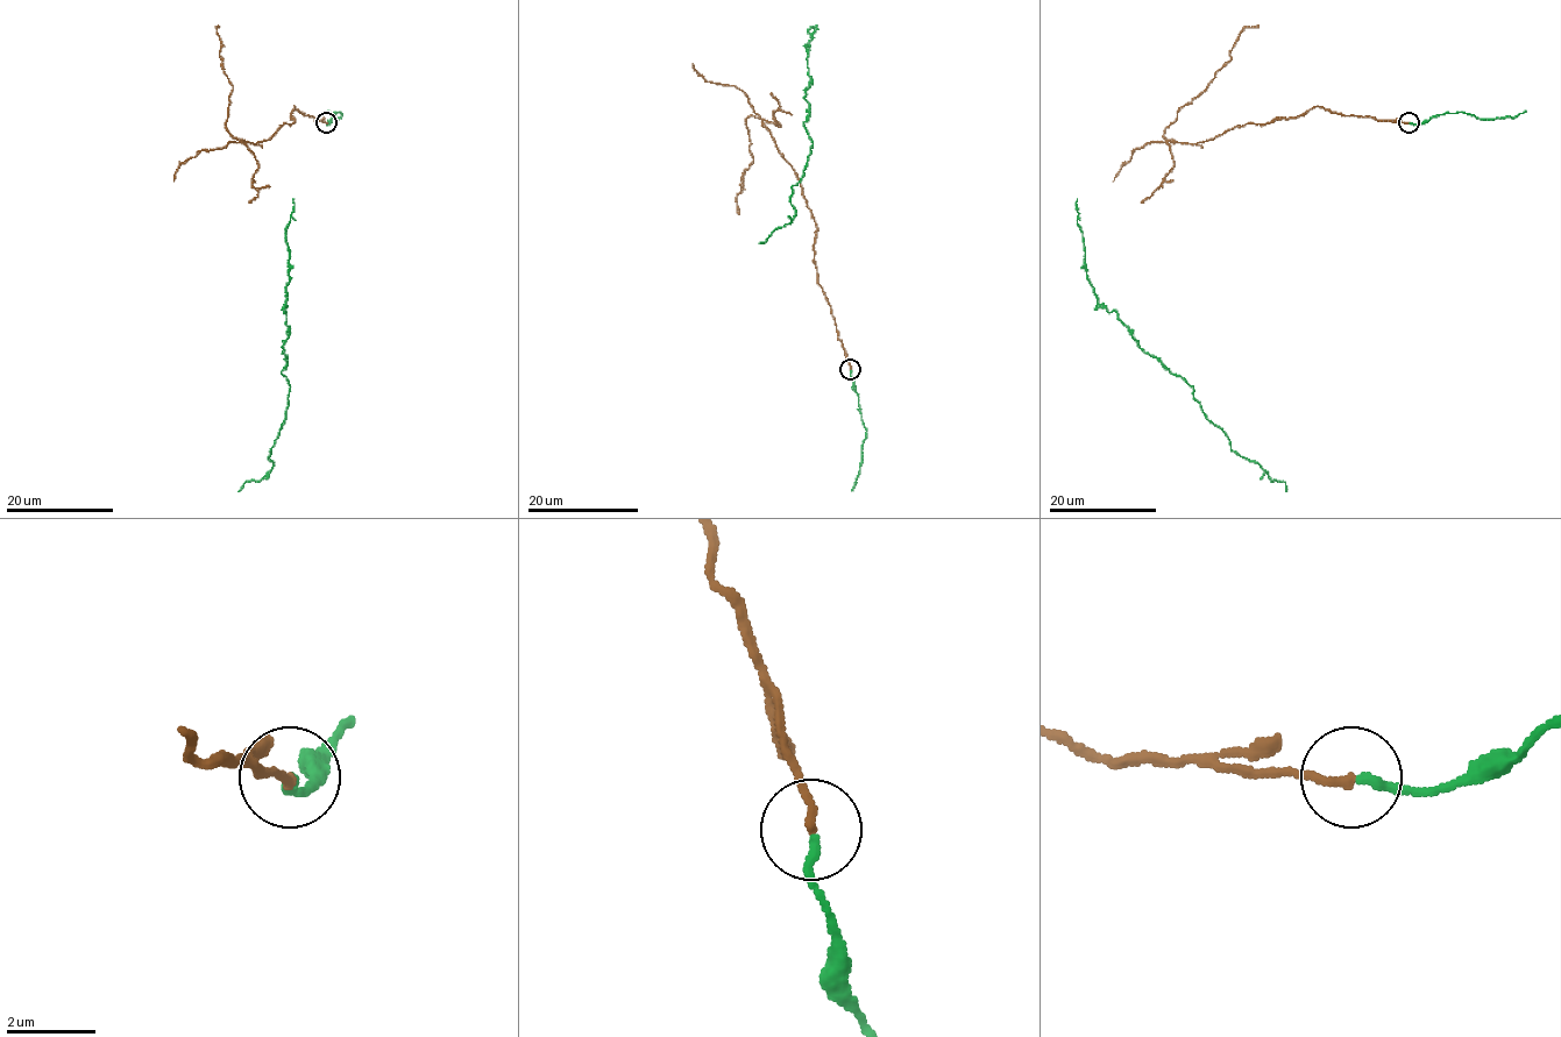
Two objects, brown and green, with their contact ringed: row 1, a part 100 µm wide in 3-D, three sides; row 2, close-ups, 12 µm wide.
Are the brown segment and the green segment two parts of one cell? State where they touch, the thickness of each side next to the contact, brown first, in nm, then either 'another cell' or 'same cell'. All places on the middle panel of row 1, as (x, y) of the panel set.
(850, 369) | 200/200 nm | same cell

